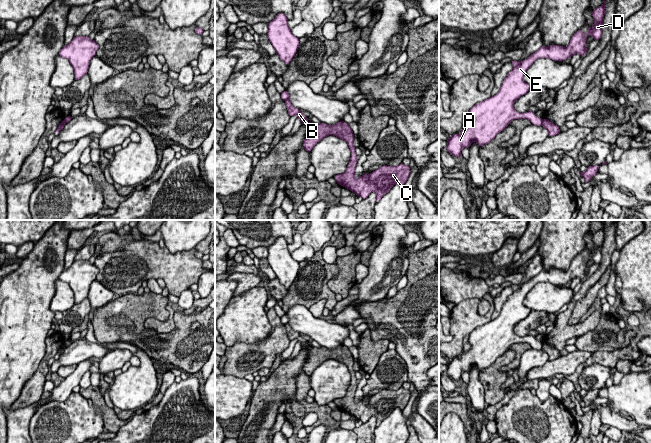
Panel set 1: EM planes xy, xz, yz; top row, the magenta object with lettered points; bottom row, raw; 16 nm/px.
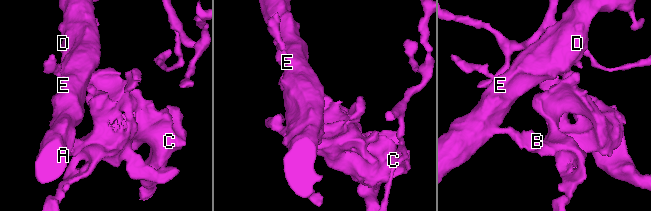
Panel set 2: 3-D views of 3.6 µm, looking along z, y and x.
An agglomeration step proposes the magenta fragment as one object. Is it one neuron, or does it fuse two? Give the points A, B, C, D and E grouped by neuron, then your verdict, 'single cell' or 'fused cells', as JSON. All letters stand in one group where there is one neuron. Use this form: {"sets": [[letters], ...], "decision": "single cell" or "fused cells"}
{"sets": [["A", "D", "E"], ["B", "C"]], "decision": "fused cells"}

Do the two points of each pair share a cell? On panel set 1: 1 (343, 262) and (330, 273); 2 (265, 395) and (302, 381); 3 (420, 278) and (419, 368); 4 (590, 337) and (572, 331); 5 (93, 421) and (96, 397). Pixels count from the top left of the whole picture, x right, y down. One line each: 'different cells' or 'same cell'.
1: different cells
2: different cells
3: same cell
4: different cells
5: different cells

